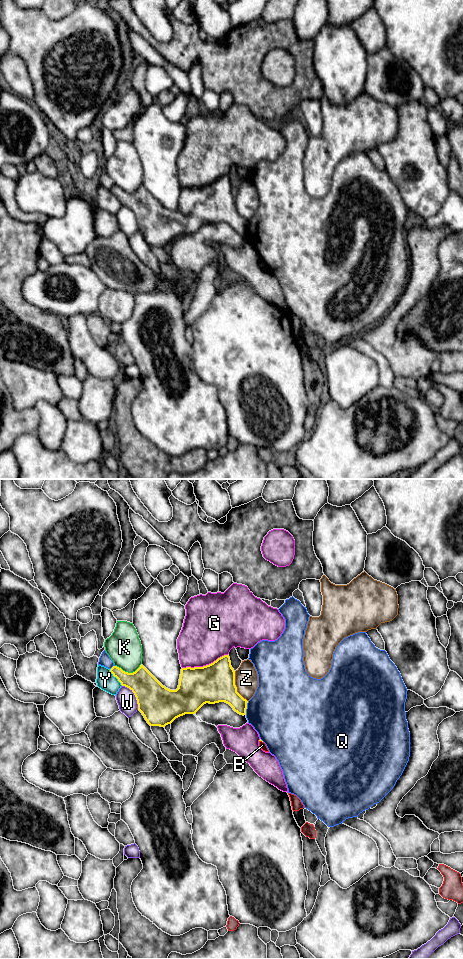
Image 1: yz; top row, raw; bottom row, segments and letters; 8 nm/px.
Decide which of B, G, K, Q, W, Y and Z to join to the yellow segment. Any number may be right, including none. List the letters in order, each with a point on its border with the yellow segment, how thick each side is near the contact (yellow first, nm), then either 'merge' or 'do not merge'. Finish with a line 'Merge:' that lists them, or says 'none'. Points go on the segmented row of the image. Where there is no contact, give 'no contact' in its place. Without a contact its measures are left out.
B: yz (261, 740) | 20/50 nm | do not merge
G: yz (206, 665) | 320/420 nm | do not merge
K: yz (127, 672) | 240/280 nm | do not merge
Q: yz (246, 708) | 220/460 nm | do not merge
W: yz (135, 696) | 320/150 nm | do not merge
Y: yz (115, 676) | 220/150 nm | do not merge
Z: yz (235, 686) | 320/190 nm | do not merge
Merge: none

